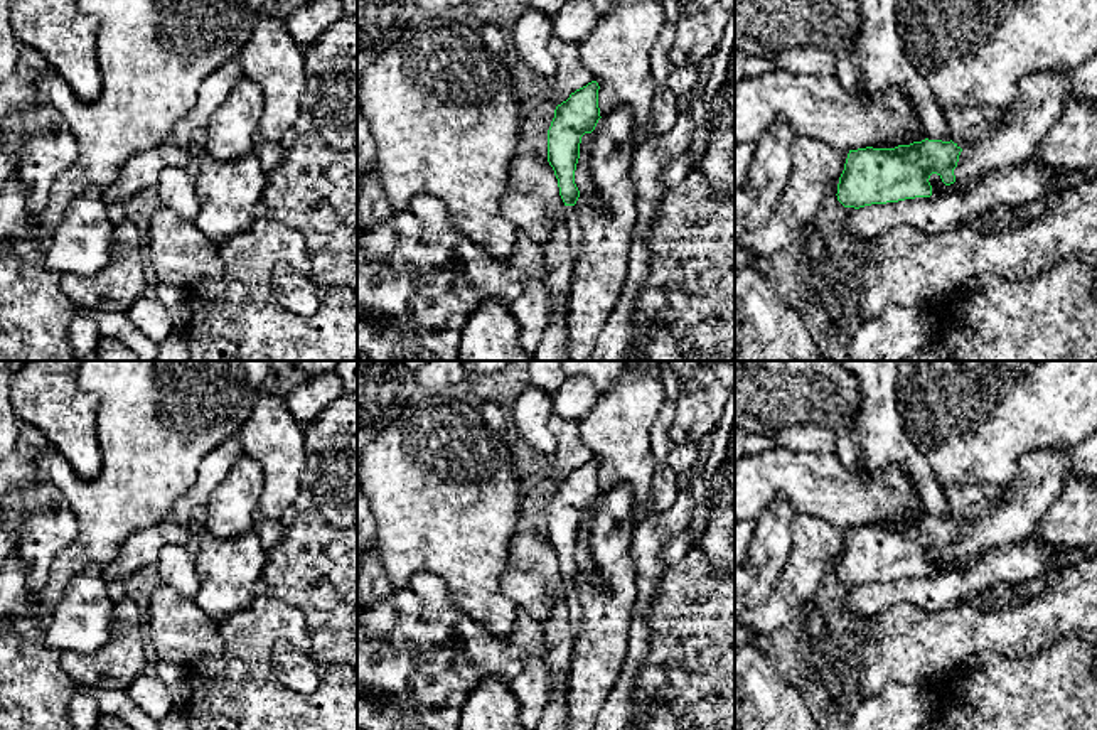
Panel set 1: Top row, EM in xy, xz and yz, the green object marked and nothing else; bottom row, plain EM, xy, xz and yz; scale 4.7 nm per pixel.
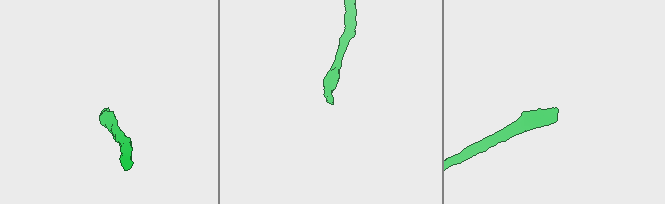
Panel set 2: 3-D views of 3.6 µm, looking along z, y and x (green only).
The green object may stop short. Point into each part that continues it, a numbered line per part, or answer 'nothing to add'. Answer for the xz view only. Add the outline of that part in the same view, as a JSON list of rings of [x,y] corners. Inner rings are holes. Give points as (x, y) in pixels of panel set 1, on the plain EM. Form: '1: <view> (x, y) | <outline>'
1: xz (572, 599) | [[[565,583],[565,600],[570,610],[570,625],[573,637],[576,639],[580,632],[580,620],[581,620],[581,607],[580,598],[576,592],[576,583]]]

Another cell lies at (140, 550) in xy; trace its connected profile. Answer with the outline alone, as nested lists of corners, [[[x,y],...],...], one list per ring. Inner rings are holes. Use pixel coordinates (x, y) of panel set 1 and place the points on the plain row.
[[[158,524],[131,534],[120,550],[120,555],[106,568],[106,582],[125,582],[140,568],[157,565],[160,551],[167,545],[185,545],[190,538],[190,524]]]

